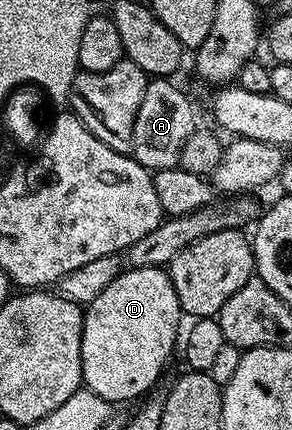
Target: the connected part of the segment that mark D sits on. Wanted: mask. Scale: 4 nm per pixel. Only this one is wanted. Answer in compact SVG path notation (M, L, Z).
M155 266L154 268L138 268L137 270L128 268L121 272L118 277L110 284L106 284L106 288L102 288L101 294L94 301L88 303L84 310L84 327L82 328L82 382L87 389L93 390L98 396L102 396L109 404L117 404L116 402L128 402L131 398L140 400L145 397L157 385L156 382L160 378L160 373L164 370L164 365L168 362L168 357L172 354L172 349L177 349L178 335L180 330L180 318L182 319L182 311L180 309L180 301L174 292L174 284L168 278L167 269Z

